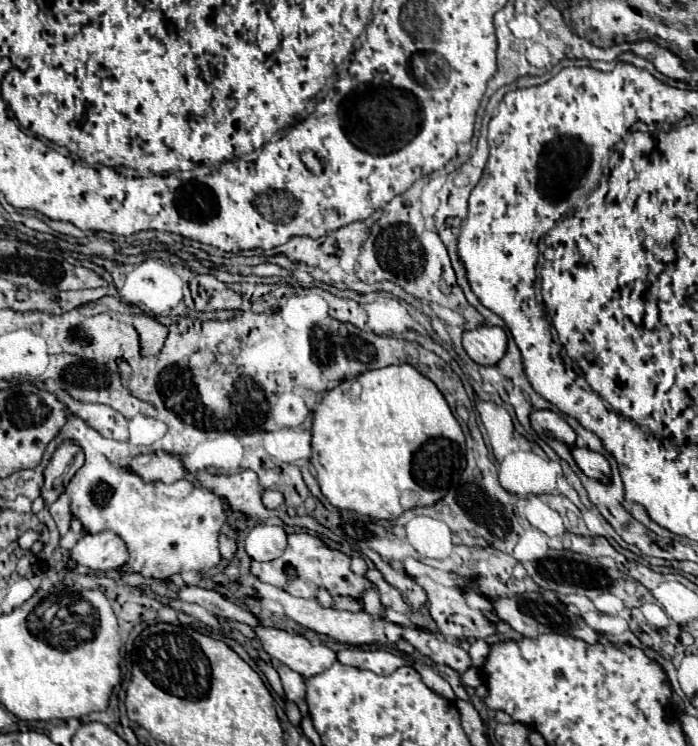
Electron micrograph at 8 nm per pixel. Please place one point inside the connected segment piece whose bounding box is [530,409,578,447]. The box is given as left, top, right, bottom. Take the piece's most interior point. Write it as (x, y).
(547, 422)

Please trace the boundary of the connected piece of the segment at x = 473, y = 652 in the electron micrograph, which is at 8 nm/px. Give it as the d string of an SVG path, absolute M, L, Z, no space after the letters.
M476 641L476 643L472 643L472 647L470 647L470 657L472 657L472 663L474 663L474 667L482 667L484 665L484 661L486 661L486 657L488 657L488 651L490 651L490 645L486 643L486 641Z

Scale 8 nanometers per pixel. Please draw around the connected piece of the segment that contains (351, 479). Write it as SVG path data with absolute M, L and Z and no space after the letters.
M390 365L362 373L358 383L362 385L362 393L356 401L336 387L328 391L314 413L312 465L318 473L318 483L324 497L336 509L348 509L384 521L394 521L412 507L434 505L448 493L454 479L460 477L466 465L464 433L446 399L438 387L412 365Z

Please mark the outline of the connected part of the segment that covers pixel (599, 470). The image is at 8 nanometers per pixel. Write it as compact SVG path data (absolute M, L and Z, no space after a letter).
M572 447L572 455L584 475L598 479L600 483L610 483L610 465L600 453L594 453L586 447Z

